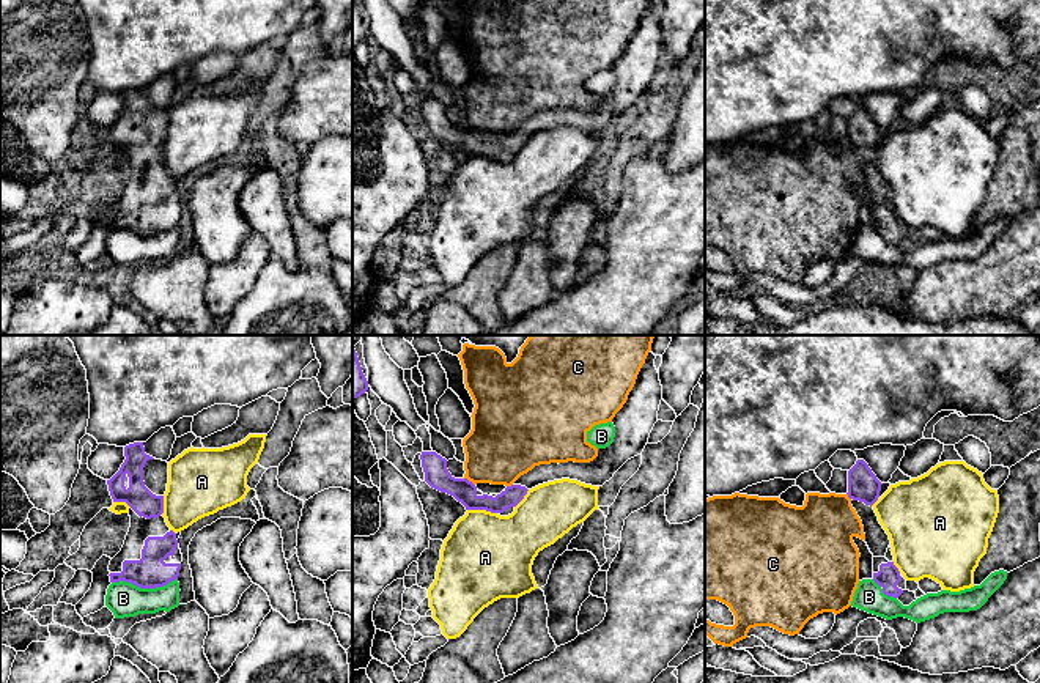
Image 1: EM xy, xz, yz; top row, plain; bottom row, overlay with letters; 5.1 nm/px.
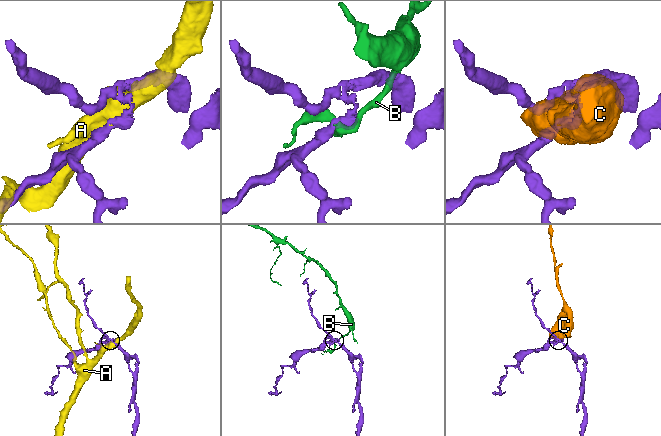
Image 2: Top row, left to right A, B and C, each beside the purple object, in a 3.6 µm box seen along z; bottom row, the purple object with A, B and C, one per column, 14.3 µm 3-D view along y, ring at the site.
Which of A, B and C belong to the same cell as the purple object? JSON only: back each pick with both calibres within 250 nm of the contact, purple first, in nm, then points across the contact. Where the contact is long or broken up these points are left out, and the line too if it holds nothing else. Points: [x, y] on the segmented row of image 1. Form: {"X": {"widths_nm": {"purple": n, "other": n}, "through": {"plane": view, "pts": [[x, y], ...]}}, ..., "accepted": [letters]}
{"accepted": []}

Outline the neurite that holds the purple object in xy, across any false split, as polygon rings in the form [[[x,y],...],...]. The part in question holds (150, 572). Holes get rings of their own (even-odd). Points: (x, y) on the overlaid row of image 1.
[[[143,442],[124,447],[124,463],[120,471],[107,480],[113,502],[126,502],[131,527],[121,551],[110,560],[110,582],[131,582],[140,589],[164,587],[178,579],[183,554],[178,545],[181,532],[175,533],[165,522],[164,494],[168,483],[168,463],[145,453]]]

